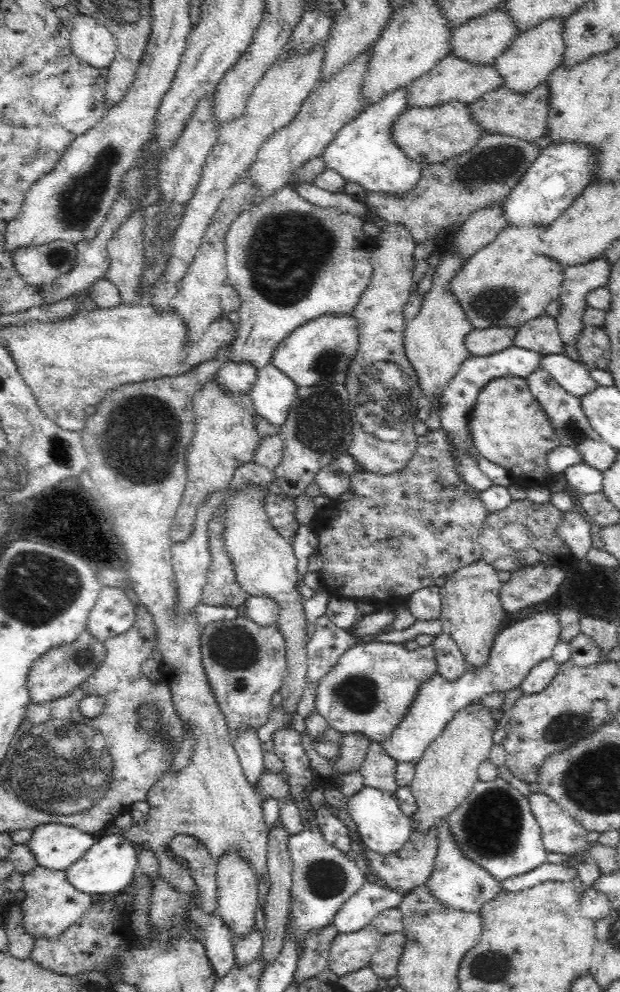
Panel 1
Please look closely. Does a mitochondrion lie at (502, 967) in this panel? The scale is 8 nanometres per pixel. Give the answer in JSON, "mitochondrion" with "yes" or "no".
{"mitochondrion":"yes"}

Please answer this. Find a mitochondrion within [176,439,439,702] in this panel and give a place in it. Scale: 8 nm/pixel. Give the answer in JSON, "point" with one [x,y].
{"point":[234,647]}

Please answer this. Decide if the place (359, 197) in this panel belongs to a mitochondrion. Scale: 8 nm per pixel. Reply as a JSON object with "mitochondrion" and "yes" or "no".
{"mitochondrion":"no"}

